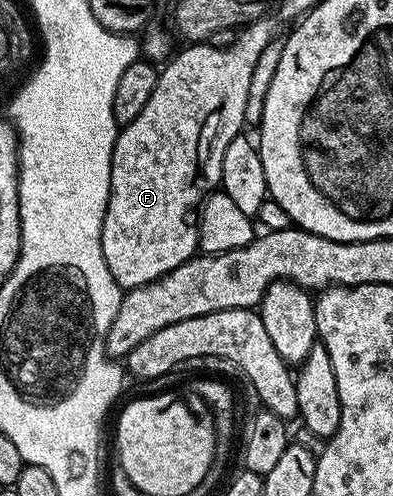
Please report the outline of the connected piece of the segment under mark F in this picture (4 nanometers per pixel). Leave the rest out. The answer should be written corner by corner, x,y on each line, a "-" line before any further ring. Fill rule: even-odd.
264,16
250,22
248,26
242,27
234,35
235,42
227,47
211,46
215,44
187,44
159,70
157,88
153,88
153,96
141,108
141,116
133,120
128,126
122,127
119,137
115,140
113,148
113,160
111,161
111,191
107,201
107,211
103,217
101,228
101,248
105,256
105,264
109,264
109,272
113,272
113,280
117,280
120,290
126,292
138,286
149,284
173,272
181,264
185,264
190,258
196,257
199,247
199,229
197,223
200,221
201,203
216,189
221,180
221,160
225,157
225,148
229,148
229,140
233,140
244,129
243,121
247,118
247,101
251,98
251,77
255,74
255,65
263,58
263,53
271,46
271,41
279,34
279,22
272,16

